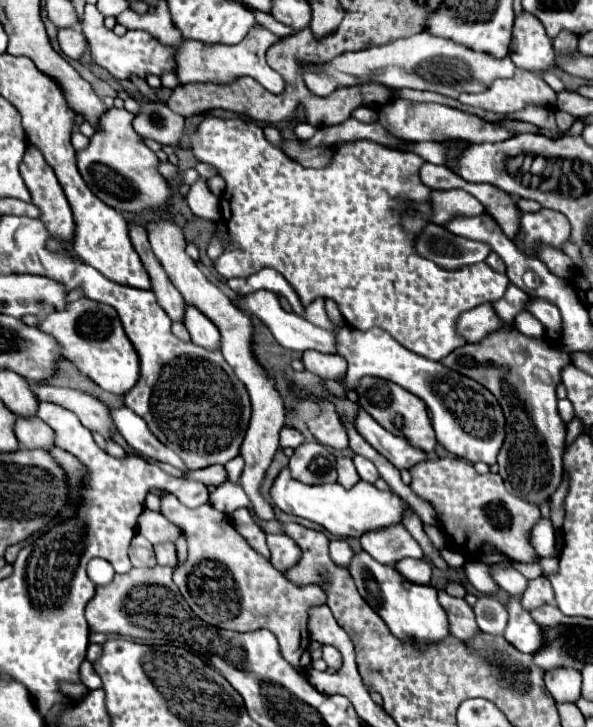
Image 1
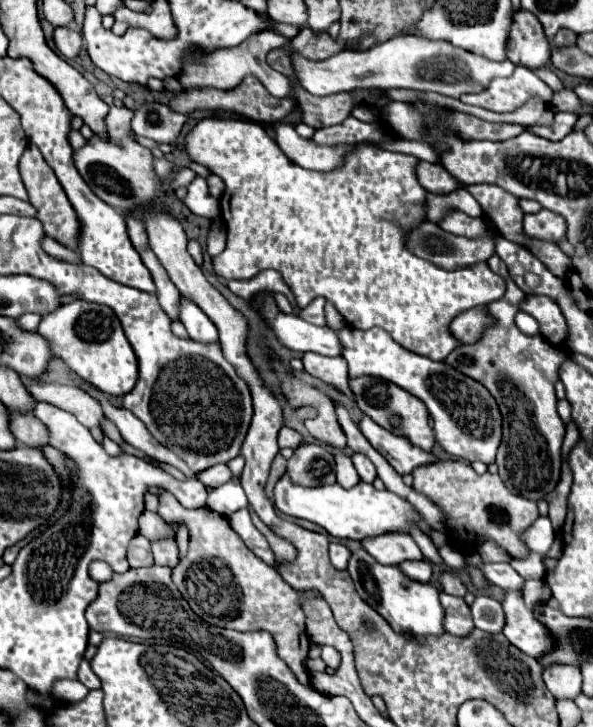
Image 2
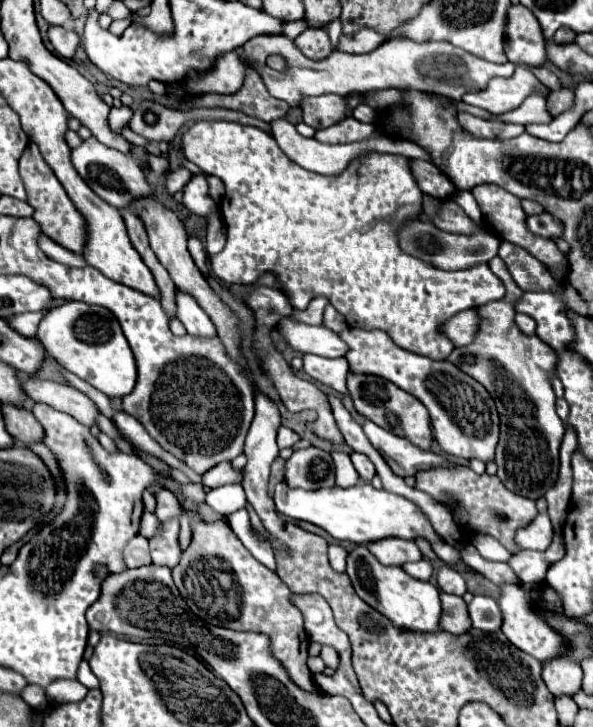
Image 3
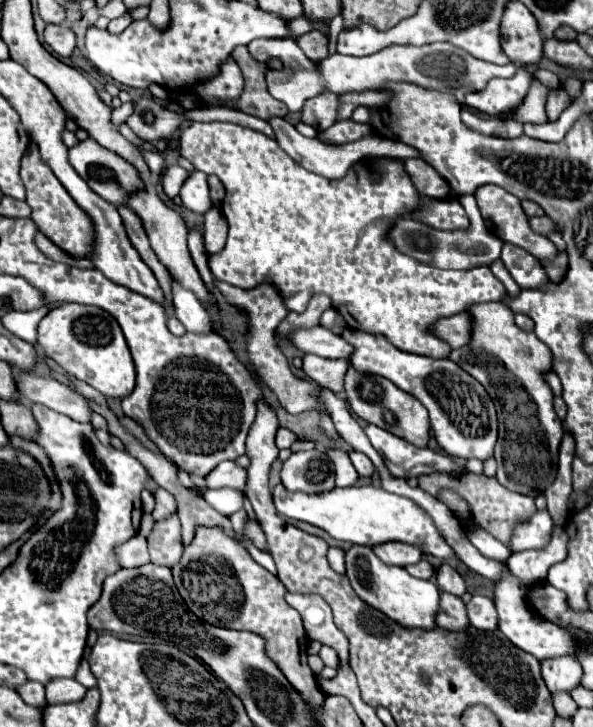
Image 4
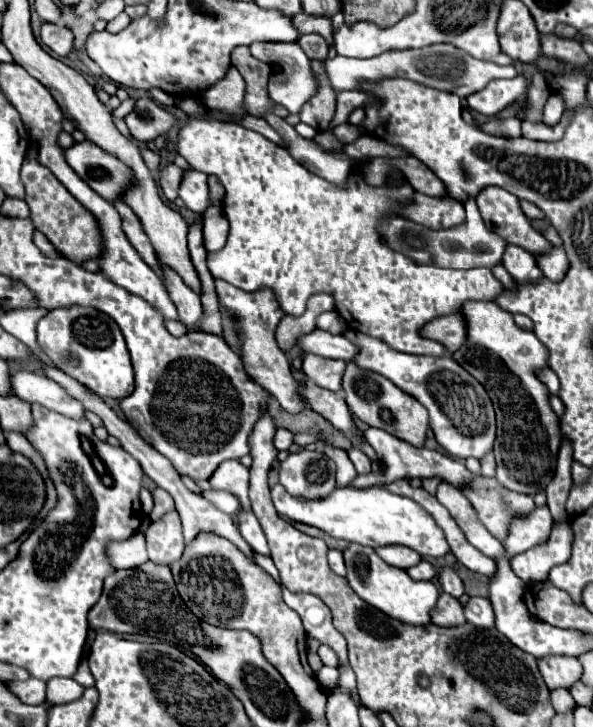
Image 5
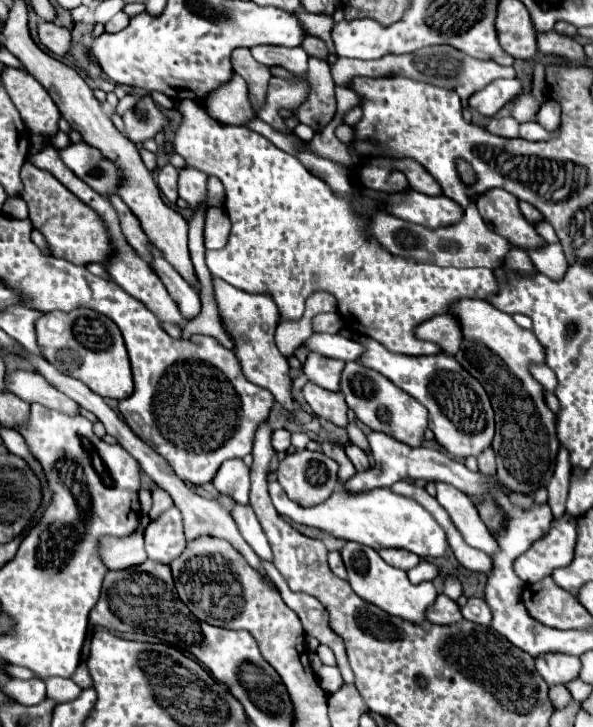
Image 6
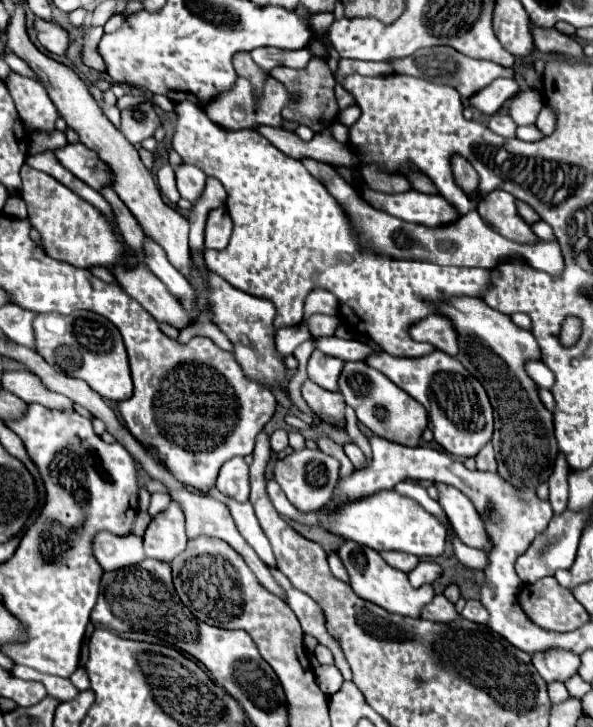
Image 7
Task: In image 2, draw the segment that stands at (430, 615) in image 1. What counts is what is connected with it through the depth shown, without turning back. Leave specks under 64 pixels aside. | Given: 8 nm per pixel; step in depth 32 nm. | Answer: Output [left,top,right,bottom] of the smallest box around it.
[348,548,446,638]

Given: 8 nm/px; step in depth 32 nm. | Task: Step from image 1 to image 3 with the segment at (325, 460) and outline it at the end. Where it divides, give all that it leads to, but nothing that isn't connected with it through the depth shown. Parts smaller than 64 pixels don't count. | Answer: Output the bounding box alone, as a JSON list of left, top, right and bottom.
[284,446,334,490]

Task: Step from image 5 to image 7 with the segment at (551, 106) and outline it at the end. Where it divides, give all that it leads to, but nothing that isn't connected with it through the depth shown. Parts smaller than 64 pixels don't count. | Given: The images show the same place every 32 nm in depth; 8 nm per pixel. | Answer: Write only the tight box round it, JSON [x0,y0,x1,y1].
[536,104,556,134]

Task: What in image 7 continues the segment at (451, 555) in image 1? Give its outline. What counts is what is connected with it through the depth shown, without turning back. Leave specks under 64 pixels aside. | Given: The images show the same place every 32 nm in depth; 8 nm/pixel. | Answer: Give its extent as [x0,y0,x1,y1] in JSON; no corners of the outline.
[268,480,446,558]

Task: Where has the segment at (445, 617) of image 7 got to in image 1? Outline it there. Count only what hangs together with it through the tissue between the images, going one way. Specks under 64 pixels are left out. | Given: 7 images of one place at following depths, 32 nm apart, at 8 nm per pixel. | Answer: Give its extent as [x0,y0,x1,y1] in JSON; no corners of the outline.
[438,590,480,642]

